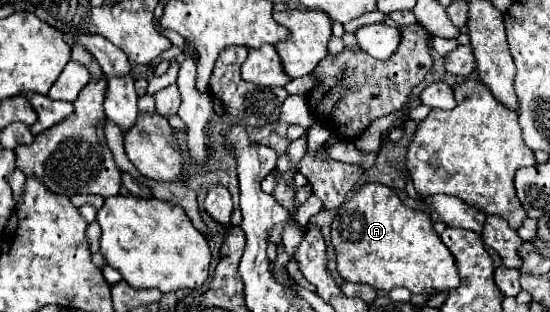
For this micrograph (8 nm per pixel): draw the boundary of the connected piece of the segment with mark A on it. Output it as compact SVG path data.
M381 182L363 184L337 208L331 224L331 242L335 244L337 272L347 282L371 284L385 292L403 286L411 294L431 294L459 286L455 258L433 230L429 214L407 208Z

